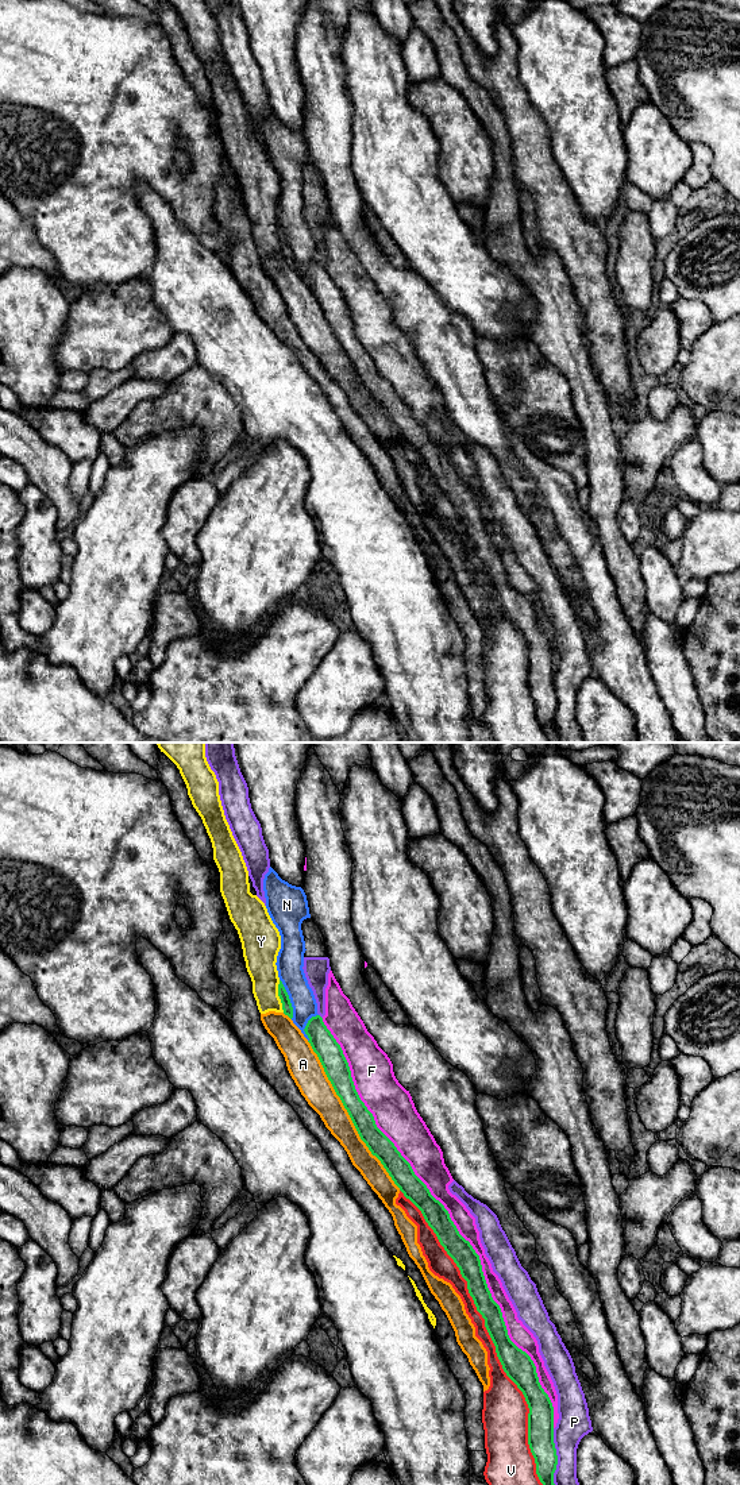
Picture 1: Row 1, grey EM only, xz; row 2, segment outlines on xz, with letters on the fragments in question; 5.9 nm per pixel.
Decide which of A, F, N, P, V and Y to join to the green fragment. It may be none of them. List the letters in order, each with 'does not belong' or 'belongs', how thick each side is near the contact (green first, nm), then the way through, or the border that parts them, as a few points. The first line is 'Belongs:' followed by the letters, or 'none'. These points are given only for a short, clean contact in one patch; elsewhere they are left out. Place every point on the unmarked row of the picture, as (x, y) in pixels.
Belongs: A
A: belongs; 140 nm thick on the green side, 180 nm on the other
F: does not belong; 140 nm thick on the green side, 130 nm on the other
N: does not belong; 60 nm thick on the green side, 160 nm on the other
P: does not belong; 160 nm thick on the green side, 180 nm on the other
V: does not belong; 170 nm thick on the green side, 120 nm on the other
Y: does not belong; 60 nm thick on the green side, 190 nm on the other

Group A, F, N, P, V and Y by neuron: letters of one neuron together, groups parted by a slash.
A / F N / P / V / Y

